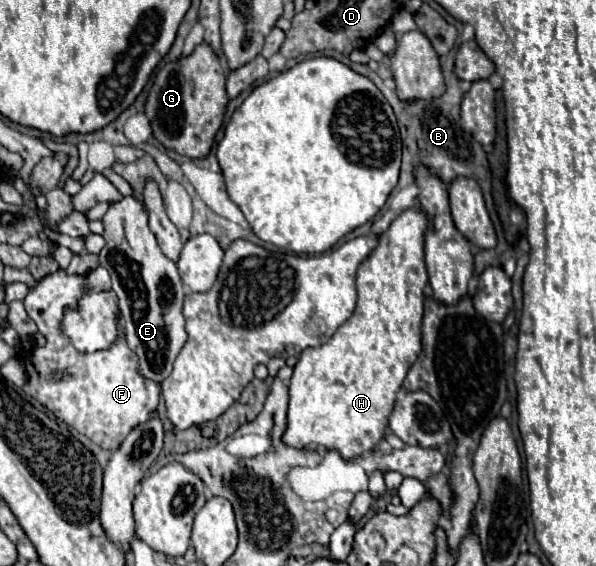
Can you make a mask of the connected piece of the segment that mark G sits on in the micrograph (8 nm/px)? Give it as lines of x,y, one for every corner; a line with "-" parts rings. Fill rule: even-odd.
201,42
189,56
161,62
155,68
155,80
145,100
145,116
155,140
159,140
167,150
187,158
203,158
209,154
229,102
225,92
225,68
221,64
223,62
213,48

